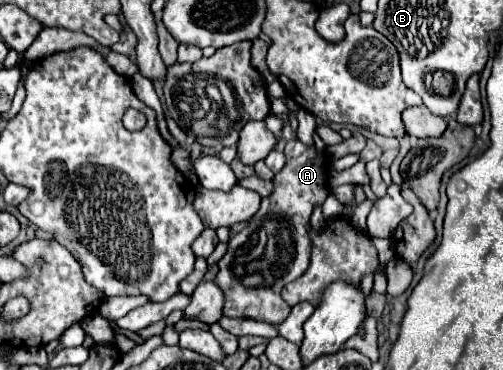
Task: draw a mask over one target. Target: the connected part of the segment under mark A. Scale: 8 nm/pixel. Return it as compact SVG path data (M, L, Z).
M289 140L285 146L285 168L275 174L273 184L275 192L261 200L261 208L247 220L231 226L231 238L227 242L227 252L219 260L219 274L215 282L225 294L223 316L229 318L247 318L269 324L279 324L287 318L289 306L281 298L281 290L285 284L297 280L307 268L311 258L311 236L309 236L309 218L315 206L321 206L329 196L329 160L327 154L315 150L315 146L307 146L301 140Z

